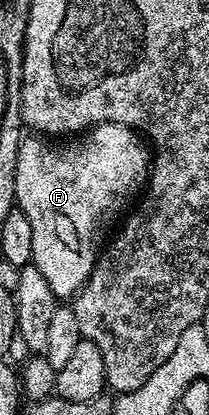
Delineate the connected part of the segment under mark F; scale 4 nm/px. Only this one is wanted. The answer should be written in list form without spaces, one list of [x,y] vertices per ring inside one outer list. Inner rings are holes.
[[[97,123],[87,131],[63,141],[53,141],[48,137],[28,137],[20,144],[16,205],[30,220],[34,236],[32,263],[40,270],[42,277],[46,277],[57,300],[71,300],[83,287],[96,268],[102,241],[109,238],[110,232],[121,222],[125,212],[133,206],[138,192],[148,182],[149,170],[150,151],[145,140],[132,128],[121,123]]]

